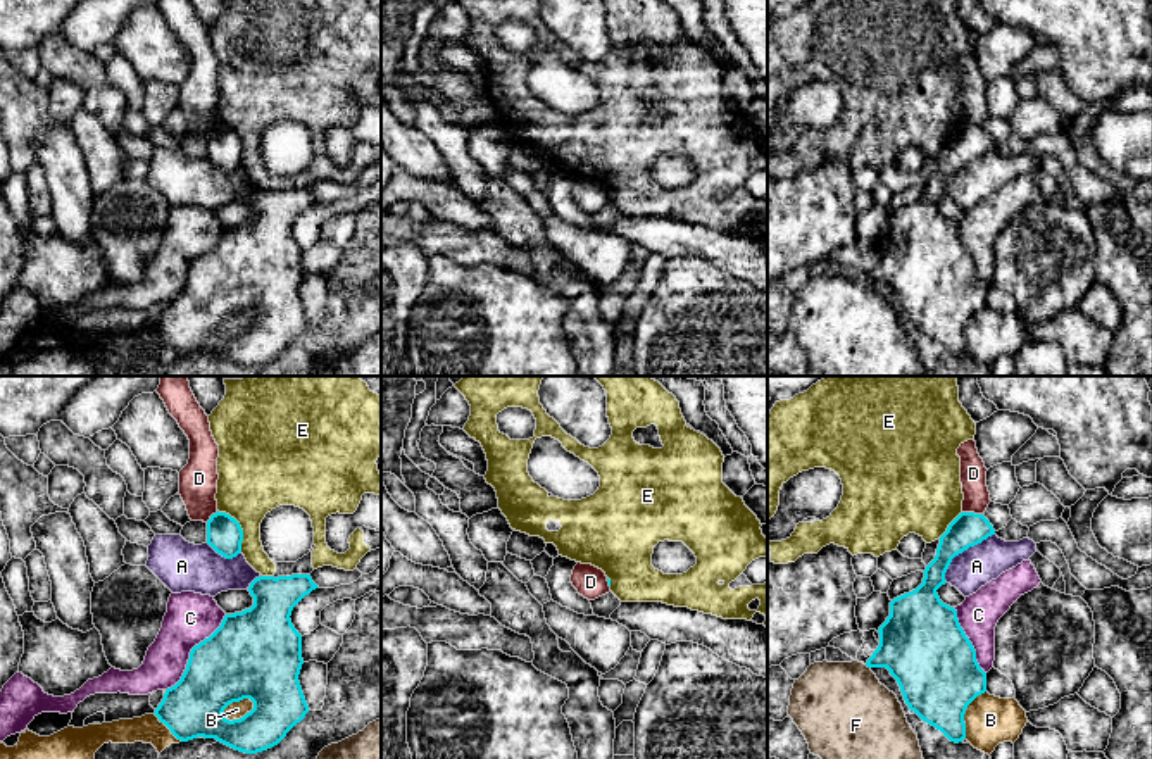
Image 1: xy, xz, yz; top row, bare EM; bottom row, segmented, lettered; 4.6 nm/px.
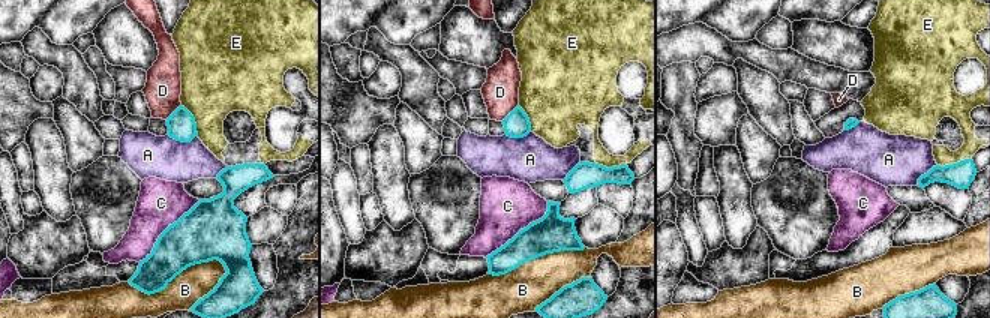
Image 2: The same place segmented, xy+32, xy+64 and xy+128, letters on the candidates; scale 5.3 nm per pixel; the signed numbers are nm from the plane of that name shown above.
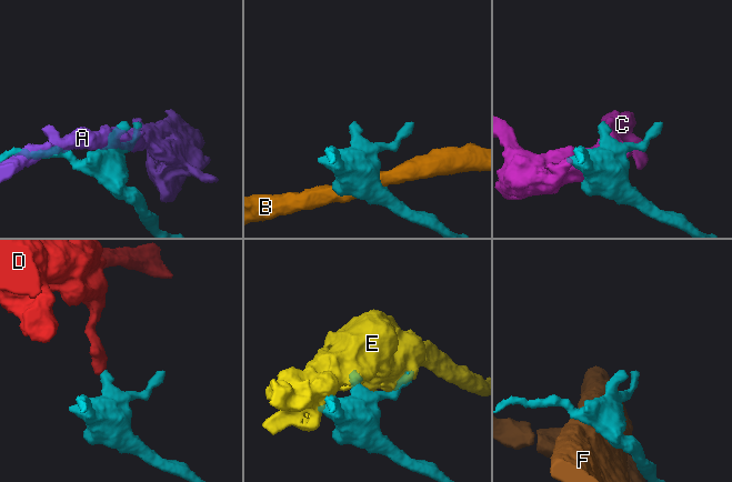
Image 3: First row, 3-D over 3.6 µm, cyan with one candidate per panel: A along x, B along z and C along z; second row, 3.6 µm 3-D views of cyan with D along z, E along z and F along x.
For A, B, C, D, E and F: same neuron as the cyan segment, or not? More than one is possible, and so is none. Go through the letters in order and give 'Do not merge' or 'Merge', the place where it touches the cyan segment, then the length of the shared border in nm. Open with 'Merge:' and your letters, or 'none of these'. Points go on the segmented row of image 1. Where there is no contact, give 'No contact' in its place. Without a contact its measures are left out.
Merge: none of these
A: Do not merge. Touches cyan at yz (963, 551). Shared border 320 nm
B: Do not merge. Touches cyan at xy (237, 701). Shared border 170 nm
C: Do not merge. Touches cyan at xy (190, 652). Shared border 460 nm
D: Do not merge. Touches cyan at yz (973, 513). Shared border 100 nm
E: Do not merge. Touches cyan at xy (240, 526). Shared border 240 nm
F: Do not merge. Touches cyan at yz (868, 666). Shared border 40 nm

